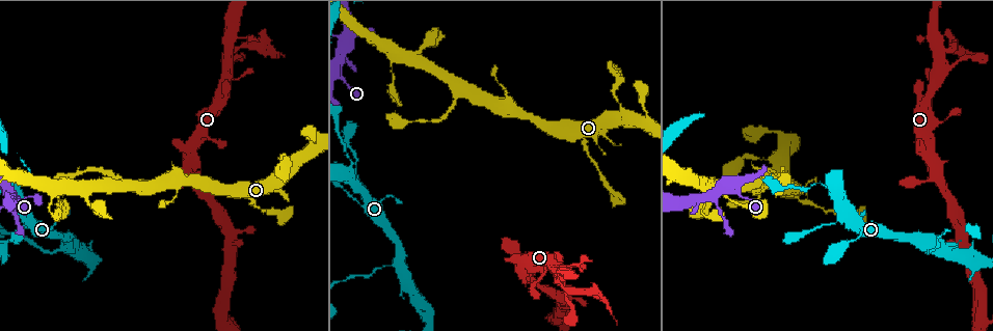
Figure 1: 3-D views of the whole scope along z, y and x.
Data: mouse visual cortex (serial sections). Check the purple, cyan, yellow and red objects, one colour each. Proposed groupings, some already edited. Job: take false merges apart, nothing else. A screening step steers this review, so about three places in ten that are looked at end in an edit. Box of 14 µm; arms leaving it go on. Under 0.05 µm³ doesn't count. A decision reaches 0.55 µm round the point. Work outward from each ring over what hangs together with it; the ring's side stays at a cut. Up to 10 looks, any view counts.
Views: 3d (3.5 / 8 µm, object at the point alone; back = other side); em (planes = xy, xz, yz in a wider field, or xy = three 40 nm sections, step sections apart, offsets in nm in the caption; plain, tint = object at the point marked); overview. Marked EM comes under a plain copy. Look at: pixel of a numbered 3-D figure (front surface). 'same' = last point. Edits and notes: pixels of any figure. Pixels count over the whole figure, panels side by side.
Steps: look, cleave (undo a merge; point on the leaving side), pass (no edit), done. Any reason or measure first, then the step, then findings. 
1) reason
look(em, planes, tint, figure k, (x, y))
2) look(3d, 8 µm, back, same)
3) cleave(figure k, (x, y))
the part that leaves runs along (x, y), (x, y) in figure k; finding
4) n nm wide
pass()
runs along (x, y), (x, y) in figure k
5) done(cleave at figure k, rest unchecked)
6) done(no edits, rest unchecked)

thin neck
look(3d, 3.5 µm, figure 1, (696, 201))

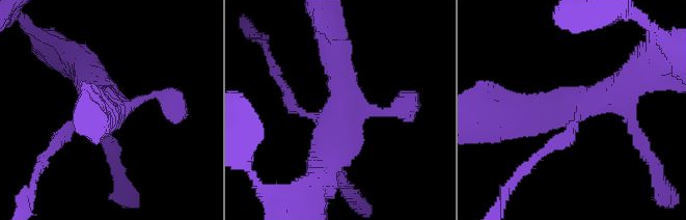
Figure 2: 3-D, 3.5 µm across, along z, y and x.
4 arms
cleave(figure 2, (557, 140))
the part that leaves runs along (575, 124), (570, 137), (553, 149) in figure 2; a second cell is stuck on

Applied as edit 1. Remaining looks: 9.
see it whole again
look(overview)

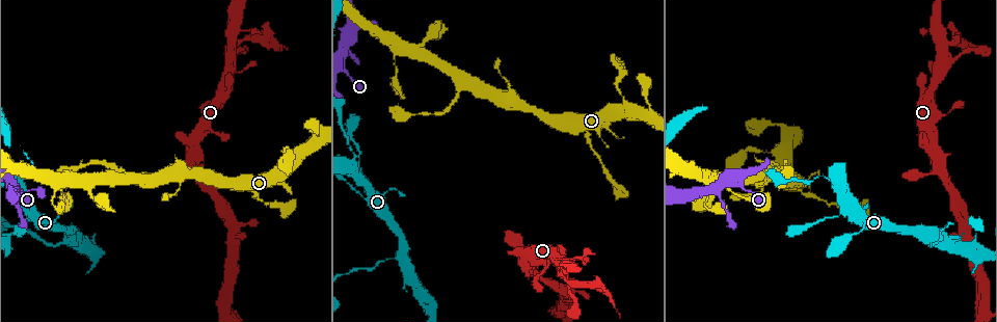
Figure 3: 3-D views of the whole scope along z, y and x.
look(3d, 8 µm, figure 3, (401, 252))

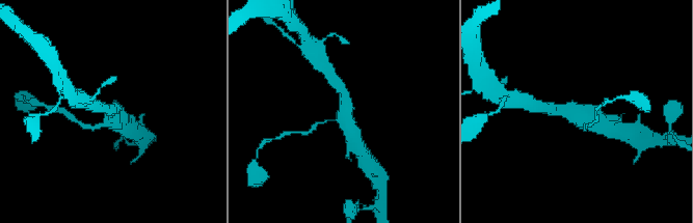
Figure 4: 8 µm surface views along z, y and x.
zoom in
look(3d, 3.5 µm, figure 4, (344, 112))

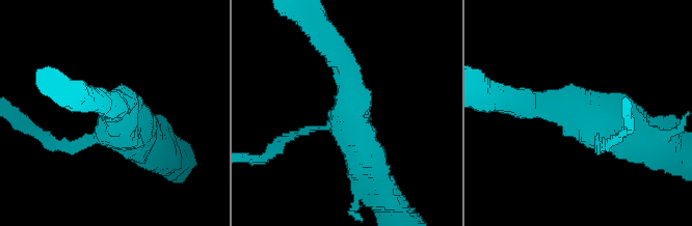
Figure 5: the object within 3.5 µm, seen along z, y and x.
3 arms; arms of 150, 350, 500 nm
look(em, xy, step 1, tint, figure 5, (578, 111))

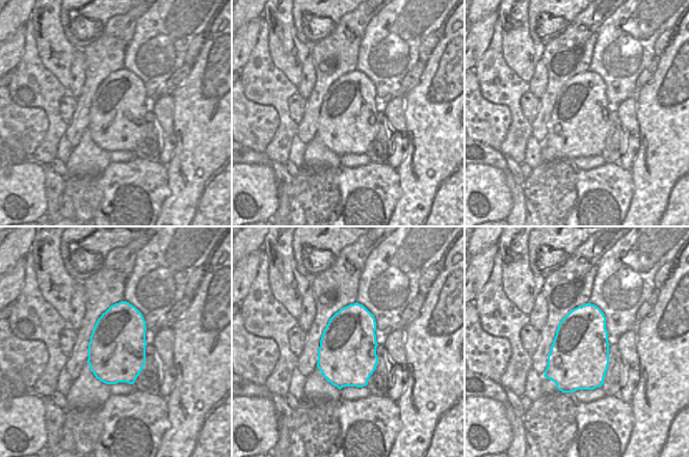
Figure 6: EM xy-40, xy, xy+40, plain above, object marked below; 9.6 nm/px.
pass()
runs along (529, 106), (651, 141) in figure 5; all the same cell

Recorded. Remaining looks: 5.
three-way junction
look(3d, 3.5 µm, figure 3, (229, 46))

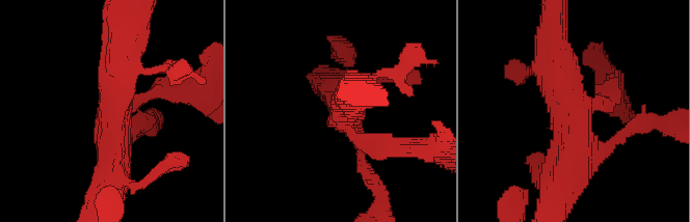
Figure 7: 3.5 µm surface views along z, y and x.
3 arms; arms of 150, 500, 500 nm
look(em, xy, step 1, tint, figure 7, (578, 112))

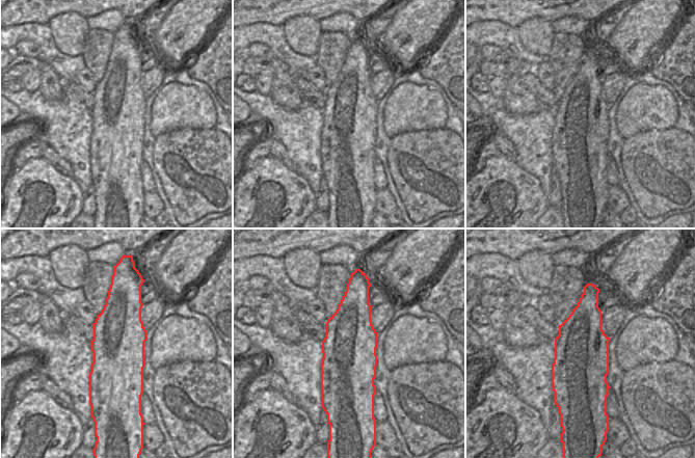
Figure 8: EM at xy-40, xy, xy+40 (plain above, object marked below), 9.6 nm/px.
cleave(figure 7, (611, 80))
the part that leaves runs along (362, 140), (428, 145), (441, 150) in figure 7; two cells meet here

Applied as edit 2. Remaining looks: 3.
look(overview)

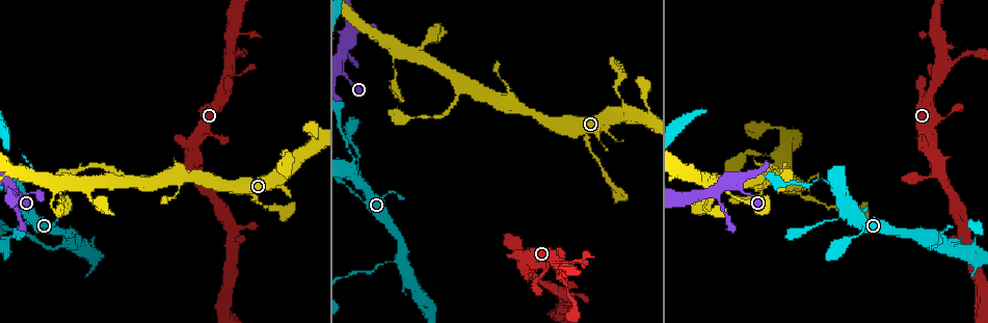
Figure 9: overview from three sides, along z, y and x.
look(3d, 3.5 µm, figure 9, (627, 115))

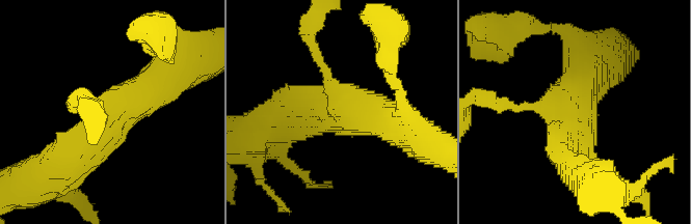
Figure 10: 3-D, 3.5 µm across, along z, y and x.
3 arms; arms of 150, 500, 600 nm
look(em, planes, tint, figure 10, (571, 119))

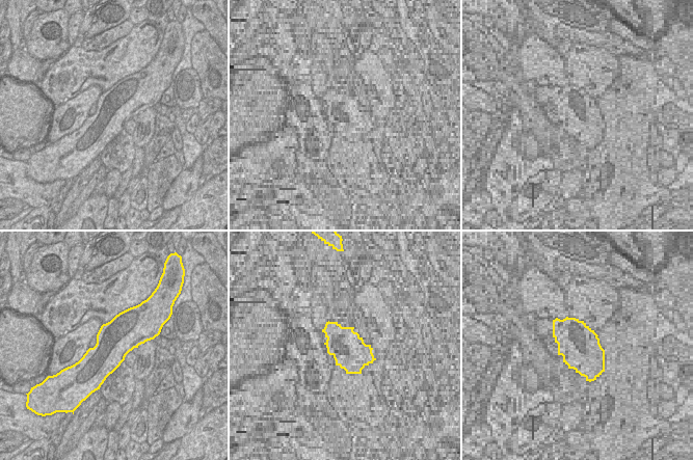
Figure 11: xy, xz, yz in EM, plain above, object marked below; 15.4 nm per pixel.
pass()
runs along (58, 171), (126, 105), (164, 76) in figure 10; continuous, no second cell

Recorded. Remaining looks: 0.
done(cleave at figure 2, cleave at figure 7, rest unchecked)

